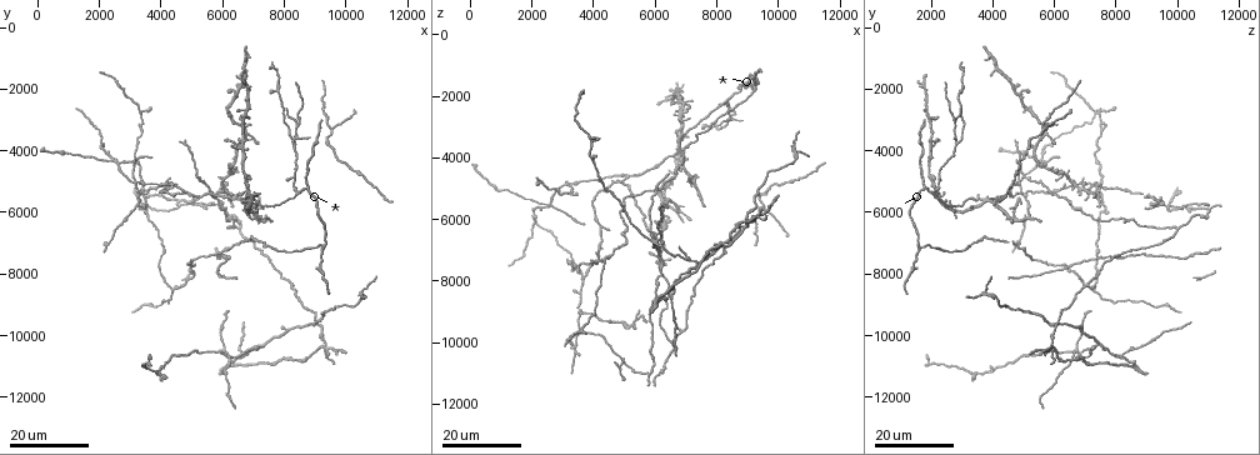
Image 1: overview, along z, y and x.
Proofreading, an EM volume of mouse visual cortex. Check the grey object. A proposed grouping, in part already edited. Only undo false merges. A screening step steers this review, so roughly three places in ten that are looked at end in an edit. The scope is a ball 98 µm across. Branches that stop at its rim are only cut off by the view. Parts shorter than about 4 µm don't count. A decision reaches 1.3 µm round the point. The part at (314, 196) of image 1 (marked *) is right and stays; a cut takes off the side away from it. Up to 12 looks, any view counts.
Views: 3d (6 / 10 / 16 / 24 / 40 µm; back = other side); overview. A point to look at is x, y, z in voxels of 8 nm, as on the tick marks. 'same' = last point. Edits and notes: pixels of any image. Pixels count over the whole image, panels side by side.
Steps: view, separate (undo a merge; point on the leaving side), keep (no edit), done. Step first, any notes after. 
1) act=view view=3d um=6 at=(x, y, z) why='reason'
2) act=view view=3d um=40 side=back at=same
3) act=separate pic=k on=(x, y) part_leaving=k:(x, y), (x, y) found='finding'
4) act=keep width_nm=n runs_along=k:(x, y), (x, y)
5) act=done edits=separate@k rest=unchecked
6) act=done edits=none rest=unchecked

act=view view=3d um=24 at=(6800, 3400, 5800)

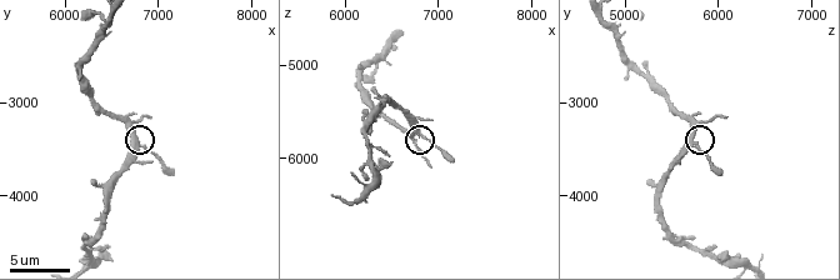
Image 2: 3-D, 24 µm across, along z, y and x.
act=view view=3d um=6 at=(6850, 3500, 5800)

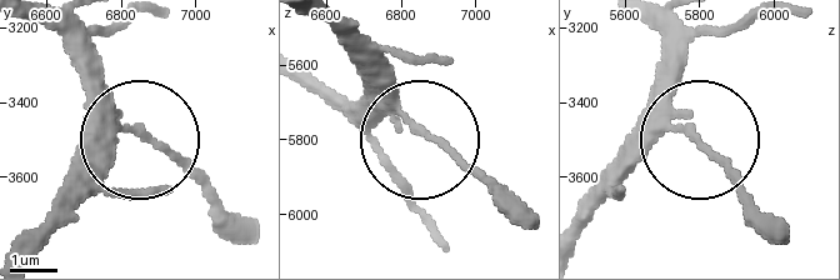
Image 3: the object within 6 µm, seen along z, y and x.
act=keep width_nm=250 runs_along=3:(324, 21), (411, 125), (328, 105) found='all the same cell'

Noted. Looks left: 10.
act=view view=3d um=24 at=(3300, 2700, 7400) why='branch point'

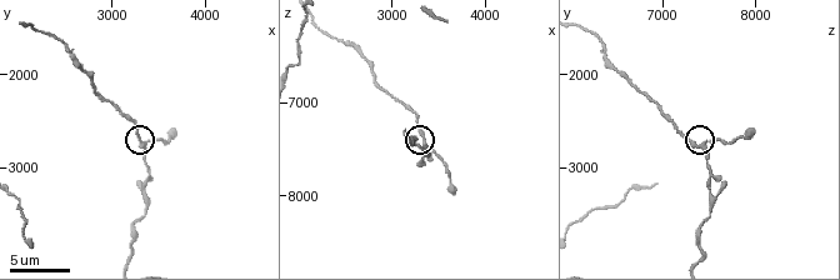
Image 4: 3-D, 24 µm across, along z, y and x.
act=view view=3d um=6 at=(3350, 2750, 7450)

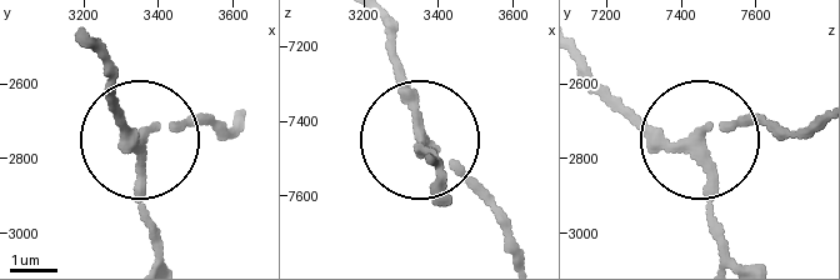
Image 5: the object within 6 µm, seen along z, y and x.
act=keep width_nm=210 runs_along=5:(718, 256), (703, 138), (718, 125), (774, 125) found='continuous, no second cell'

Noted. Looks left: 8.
act=view view=3d um=24 at=(8200, 8400, 7000) why='calibre changes'

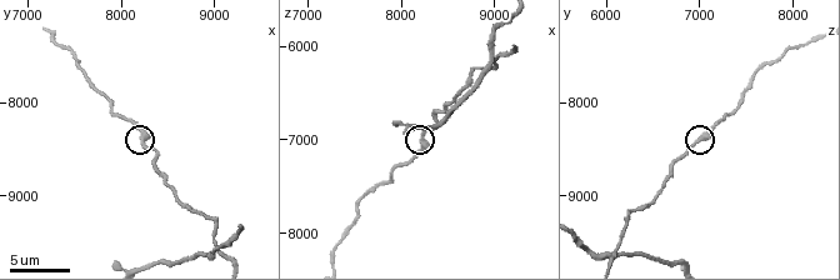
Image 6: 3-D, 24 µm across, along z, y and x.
act=view view=3d um=10 at=(8250, 8450, 7000)

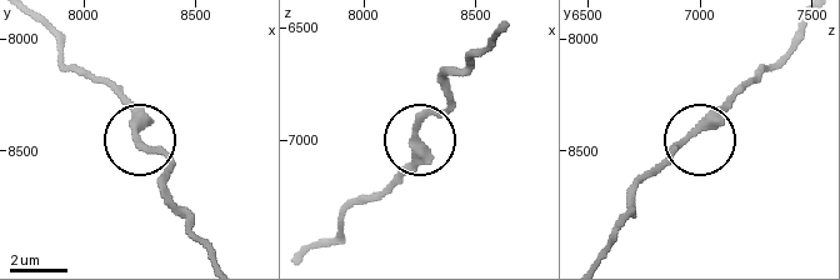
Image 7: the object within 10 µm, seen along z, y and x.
act=keep width_nm=310 runs_along=7:(41, 23), (170, 164) found='all the same cell'

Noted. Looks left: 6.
act=view view=3d um=24 at=(6600, 6600, 9900) why='a fork'

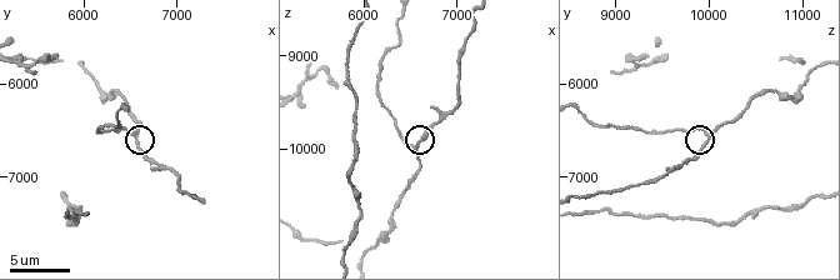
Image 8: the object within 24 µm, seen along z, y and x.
act=view view=3d um=6 at=(6550, 6600, 10000)

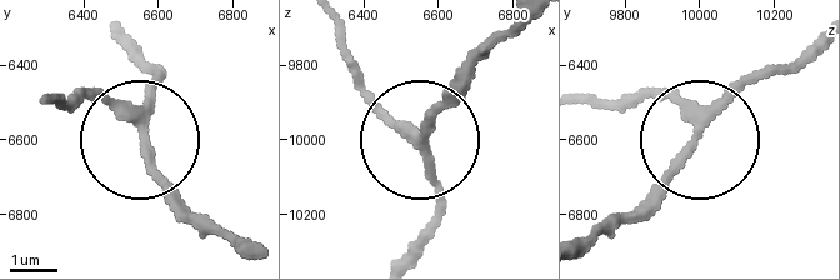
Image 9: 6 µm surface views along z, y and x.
act=keep arms=3 found='one cell here'

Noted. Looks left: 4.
act=view view=3d um=16 at=(5100, 5500, 4700) why='two arms in line, one across'

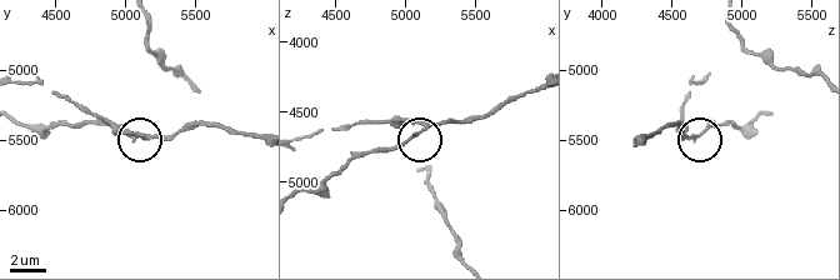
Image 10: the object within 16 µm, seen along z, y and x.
act=view view=3d um=6 at=(5140, 5480, 4600)

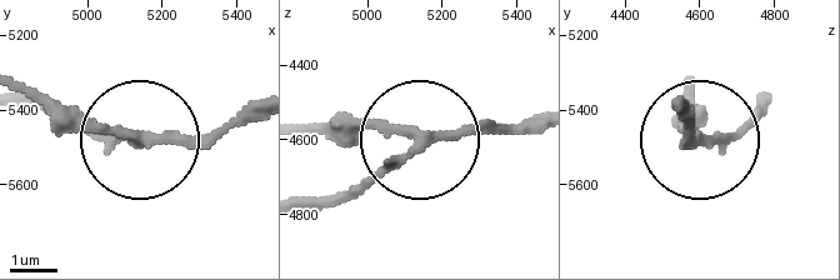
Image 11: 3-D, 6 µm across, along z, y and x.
act=view view=3d um=6 side=back at=(5130, 5480, 4610)

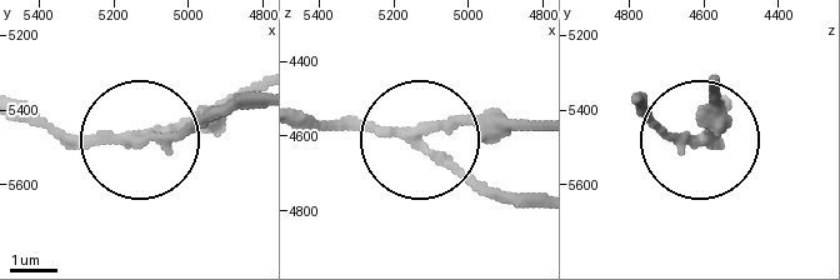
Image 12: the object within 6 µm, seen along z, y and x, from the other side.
act=keep arms=3 runs_along=12:(303, 111), (351, 131), (410, 135), (526, 119) found='one cell here'

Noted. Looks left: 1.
act=done edits=none rest=unchecked

